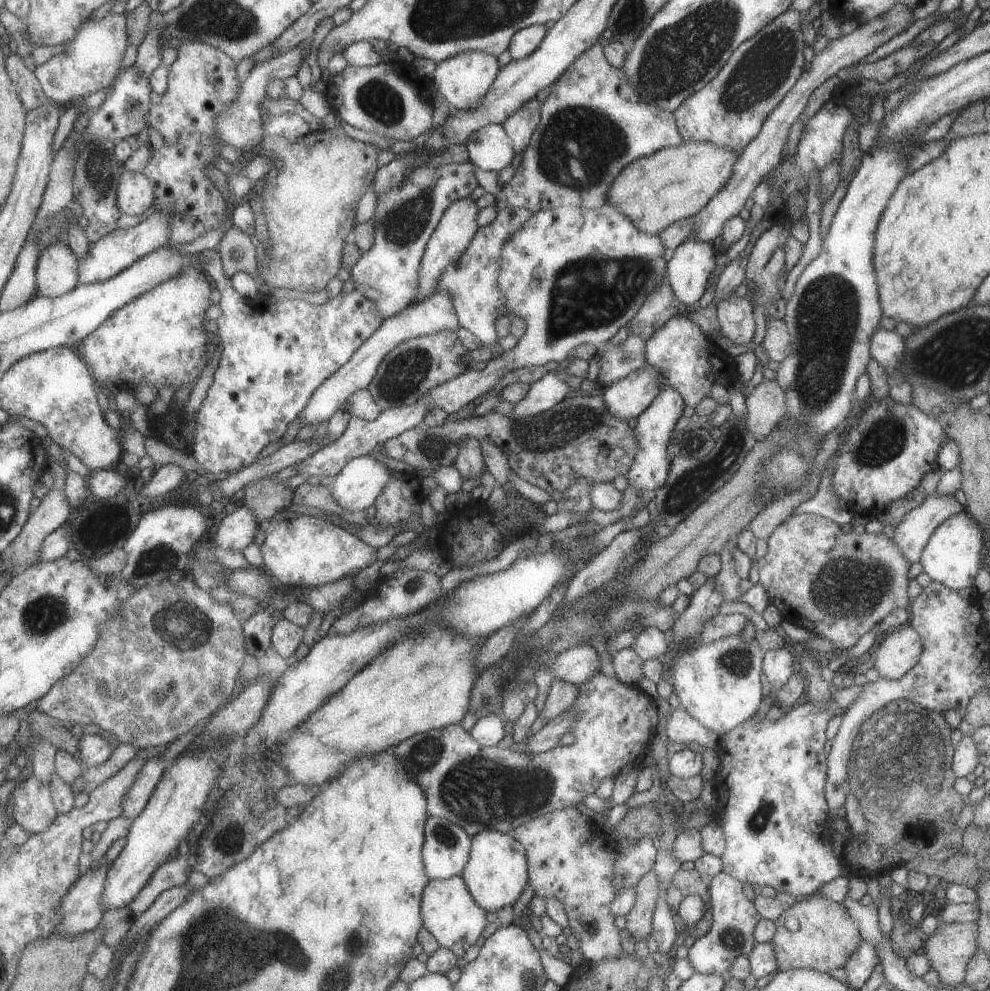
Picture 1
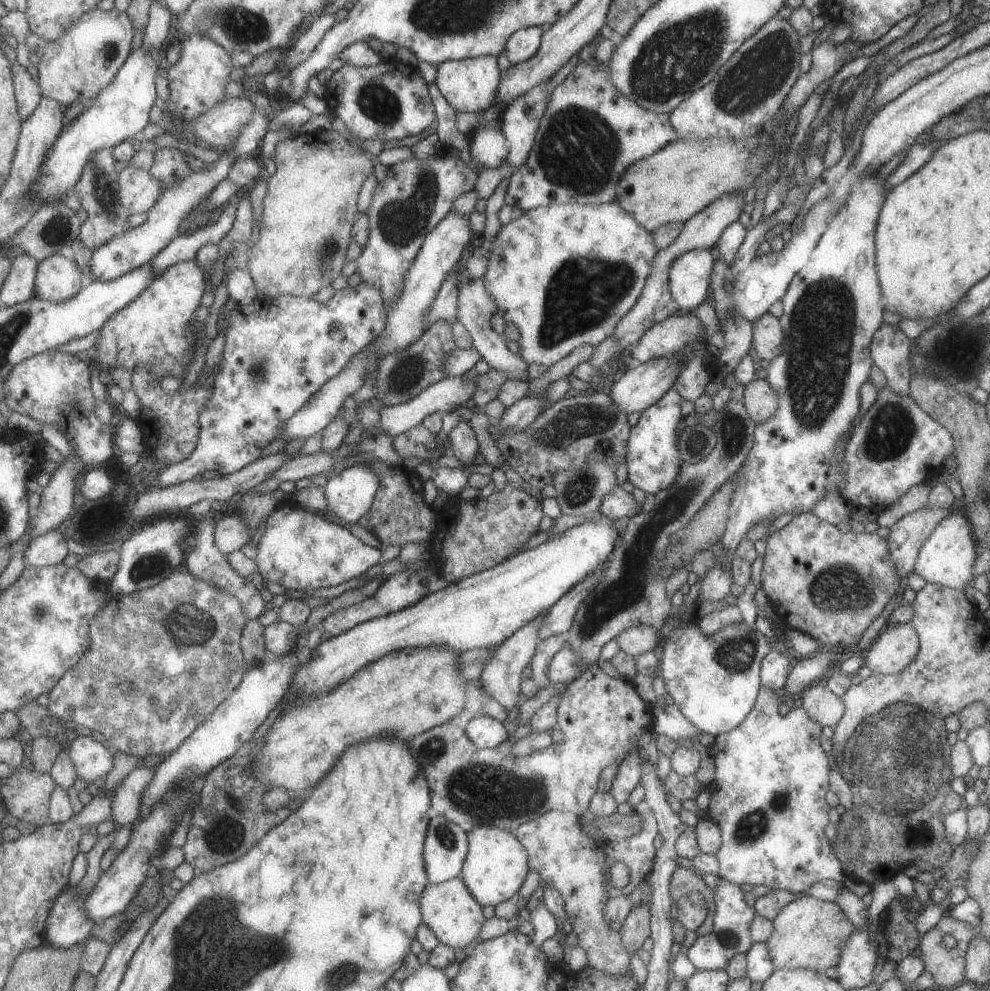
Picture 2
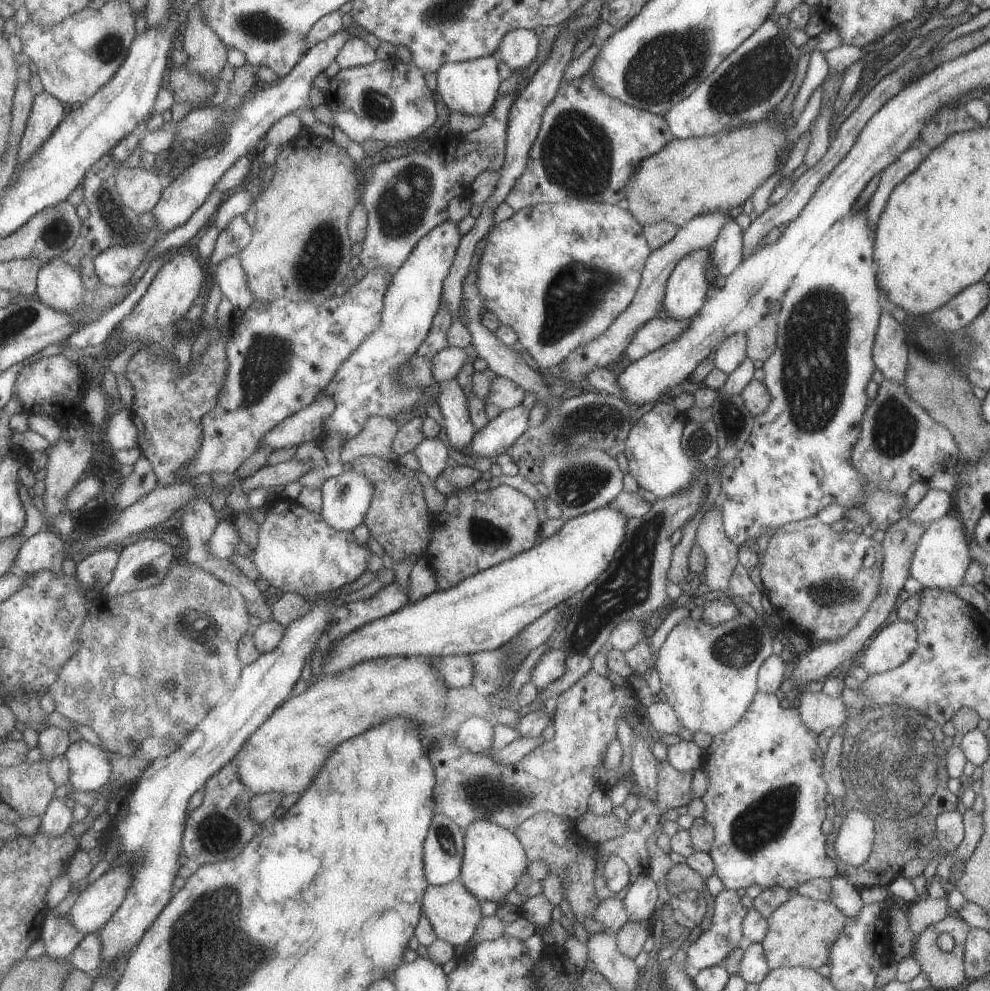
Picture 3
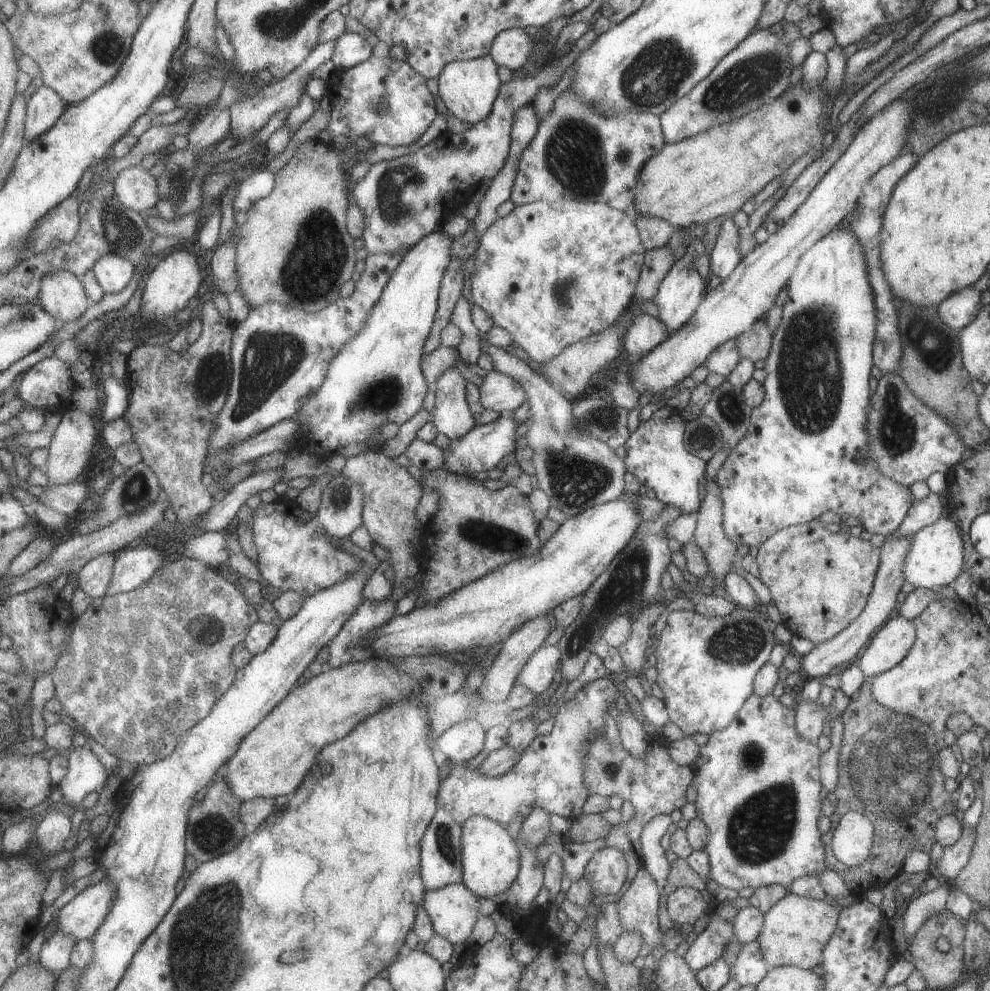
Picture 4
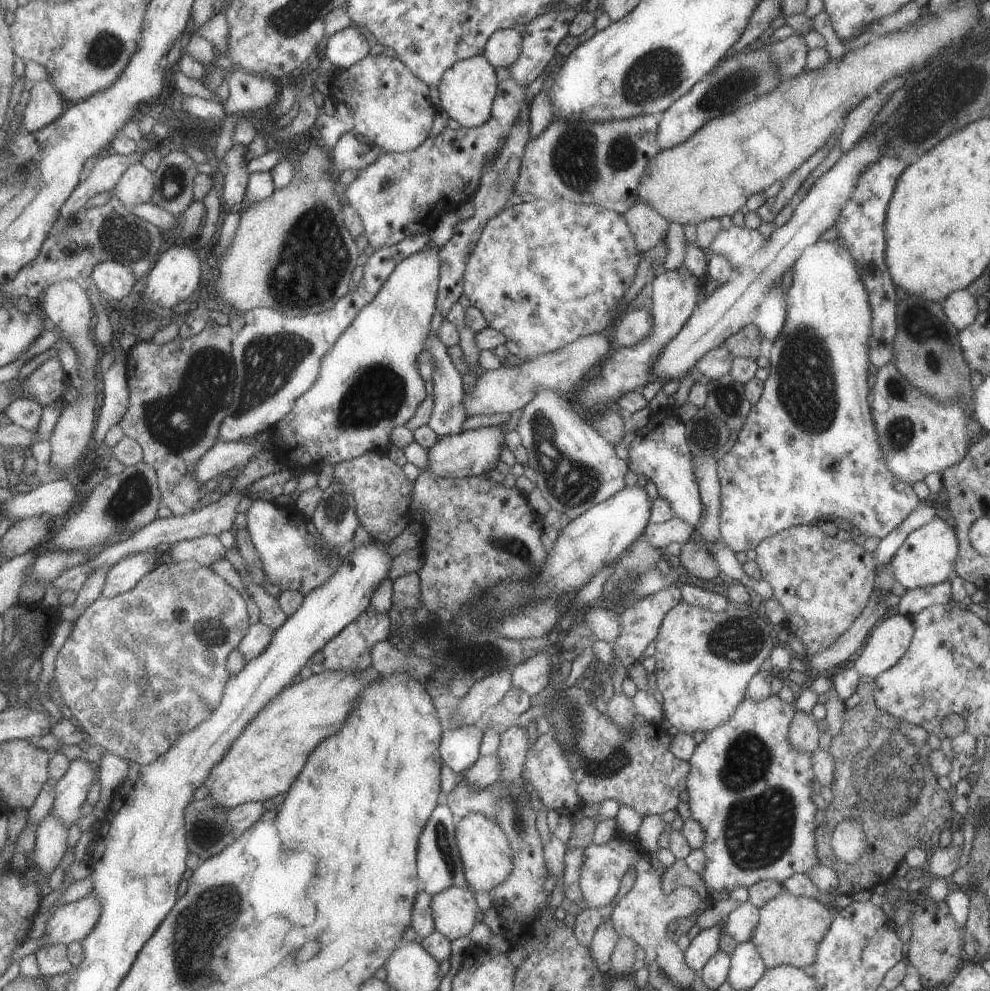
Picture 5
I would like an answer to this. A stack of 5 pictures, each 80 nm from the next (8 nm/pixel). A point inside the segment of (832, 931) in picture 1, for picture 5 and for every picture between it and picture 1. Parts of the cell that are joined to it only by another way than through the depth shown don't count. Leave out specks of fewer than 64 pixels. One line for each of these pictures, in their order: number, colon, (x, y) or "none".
2: (808, 933)
3: (800, 931)
4: (795, 929)
5: (789, 928)

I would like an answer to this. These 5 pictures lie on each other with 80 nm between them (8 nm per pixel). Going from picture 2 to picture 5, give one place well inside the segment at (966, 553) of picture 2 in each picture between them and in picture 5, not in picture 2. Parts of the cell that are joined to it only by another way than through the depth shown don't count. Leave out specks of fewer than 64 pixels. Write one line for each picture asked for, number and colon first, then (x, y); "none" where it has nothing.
3: (941, 556)
4: (934, 559)
5: (926, 557)

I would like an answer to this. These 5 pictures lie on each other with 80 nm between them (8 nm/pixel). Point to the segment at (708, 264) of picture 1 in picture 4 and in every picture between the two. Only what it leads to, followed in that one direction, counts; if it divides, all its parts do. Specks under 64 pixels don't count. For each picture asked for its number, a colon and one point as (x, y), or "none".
2: (688, 277)
3: (686, 289)
4: (678, 295)

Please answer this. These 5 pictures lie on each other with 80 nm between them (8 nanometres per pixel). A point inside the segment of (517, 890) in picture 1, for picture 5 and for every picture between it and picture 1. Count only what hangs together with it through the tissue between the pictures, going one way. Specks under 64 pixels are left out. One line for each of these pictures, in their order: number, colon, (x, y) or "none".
2: (495, 866)
3: (493, 861)
4: (490, 859)
5: (486, 855)

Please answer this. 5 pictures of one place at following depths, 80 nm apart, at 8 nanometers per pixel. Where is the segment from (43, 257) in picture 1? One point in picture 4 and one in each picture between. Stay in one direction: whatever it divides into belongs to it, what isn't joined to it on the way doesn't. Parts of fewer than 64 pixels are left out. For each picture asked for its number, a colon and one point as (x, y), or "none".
2: (59, 278)
3: (60, 285)
4: (62, 294)

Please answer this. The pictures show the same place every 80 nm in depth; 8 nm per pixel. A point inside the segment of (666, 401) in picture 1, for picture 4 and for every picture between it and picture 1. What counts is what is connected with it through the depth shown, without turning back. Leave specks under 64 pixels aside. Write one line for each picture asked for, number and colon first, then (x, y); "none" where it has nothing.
2: (652, 459)
3: (655, 459)
4: (655, 455)

